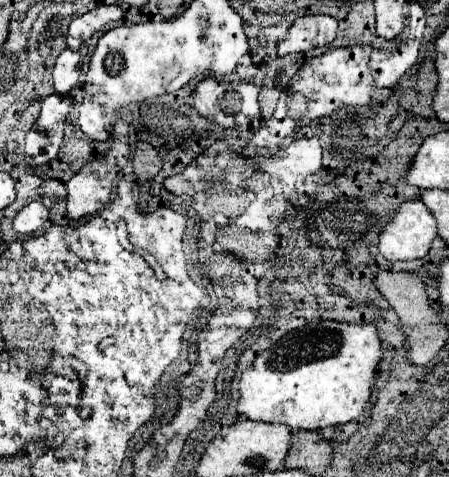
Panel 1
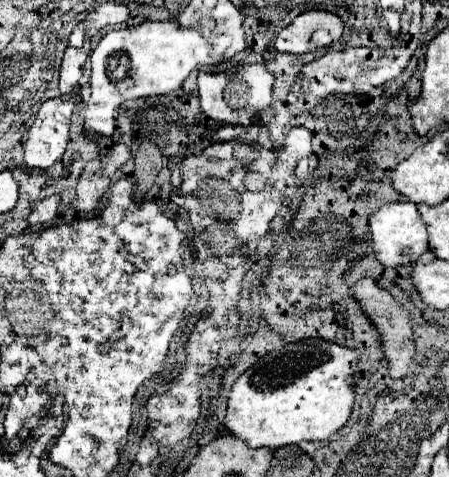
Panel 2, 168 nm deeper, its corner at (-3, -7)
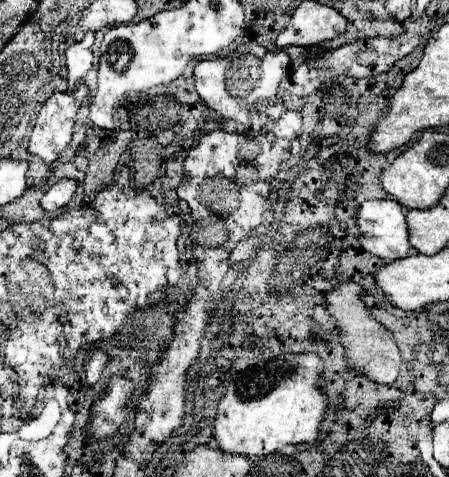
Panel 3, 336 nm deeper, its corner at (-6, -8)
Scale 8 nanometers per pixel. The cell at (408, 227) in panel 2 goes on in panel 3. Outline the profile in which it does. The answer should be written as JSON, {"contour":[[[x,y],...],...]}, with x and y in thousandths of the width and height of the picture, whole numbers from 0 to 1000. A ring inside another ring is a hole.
{"contour":[[[815,419],[802,428],[793,449],[793,470],[802,482],[802,512],[815,528],[851,541],[855,549],[886,545],[895,537],[918,532],[918,516],[909,507],[909,470],[904,470],[904,444],[882,419]]]}

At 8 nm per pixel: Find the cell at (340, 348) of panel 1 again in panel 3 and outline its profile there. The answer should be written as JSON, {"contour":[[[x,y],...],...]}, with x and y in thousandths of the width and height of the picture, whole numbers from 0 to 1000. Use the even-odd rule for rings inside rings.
{"contour":[[[637,742],[570,763],[512,801],[481,855],[477,922],[503,952],[592,956],[641,931],[690,927],[708,918],[708,893],[726,872],[731,843],[708,813],[722,755],[704,742]]]}

